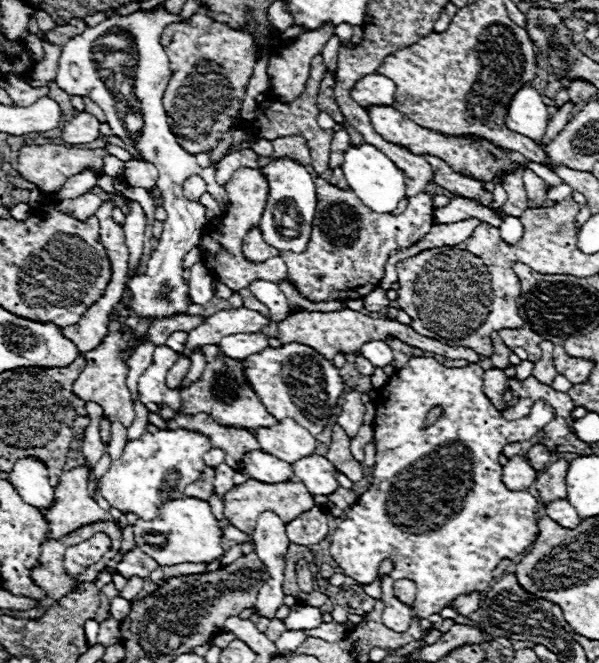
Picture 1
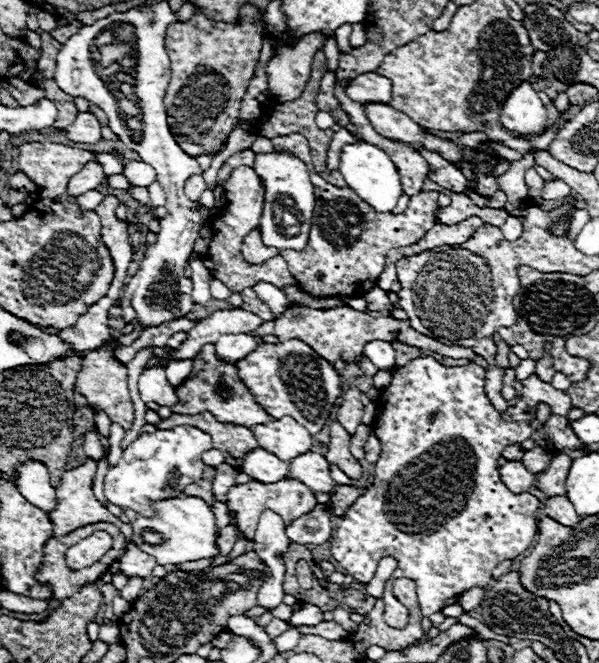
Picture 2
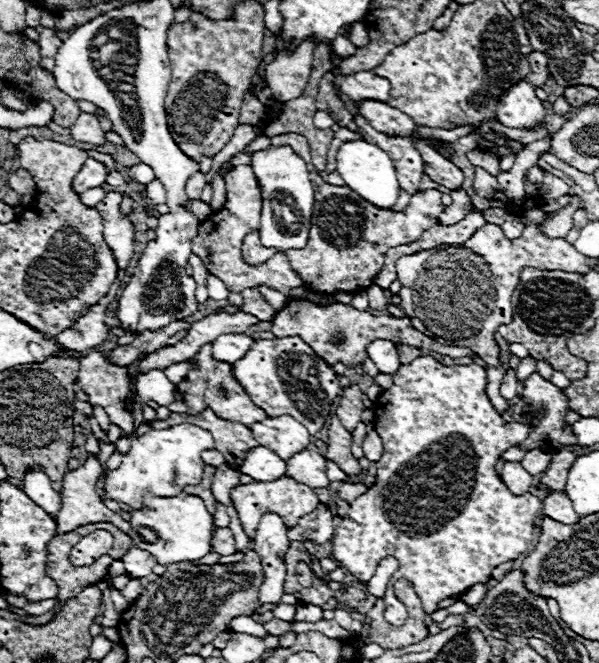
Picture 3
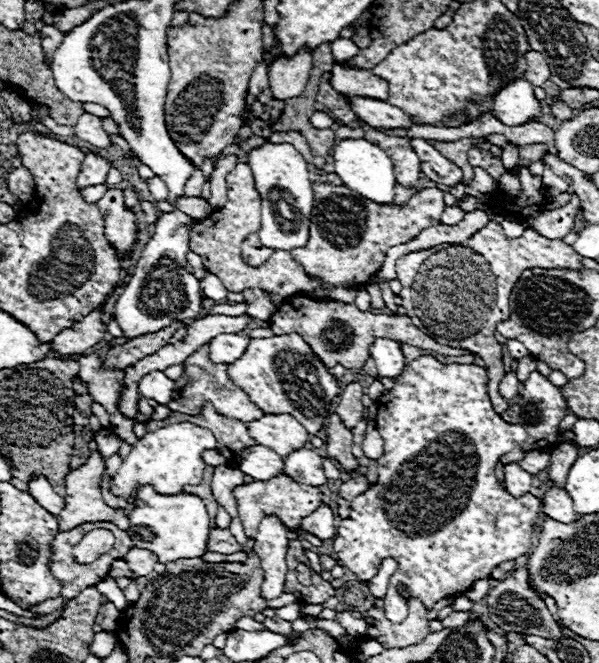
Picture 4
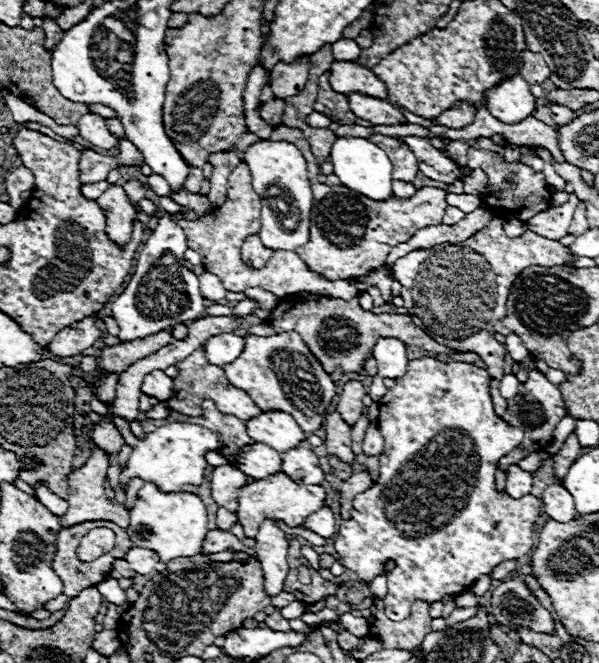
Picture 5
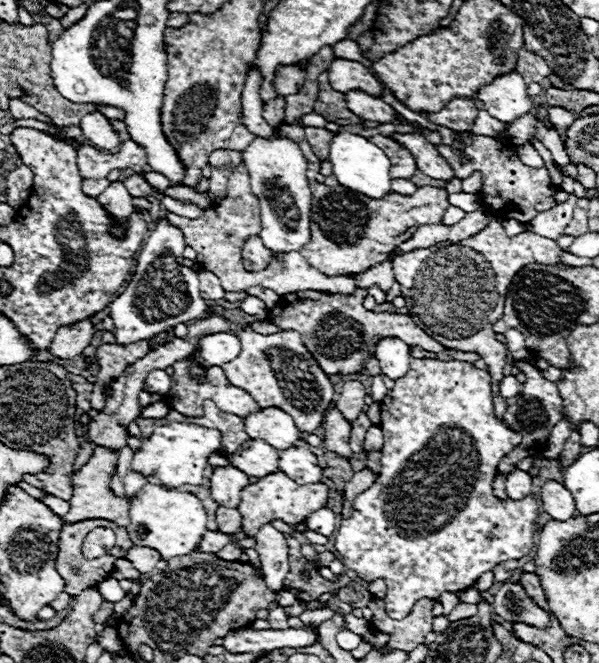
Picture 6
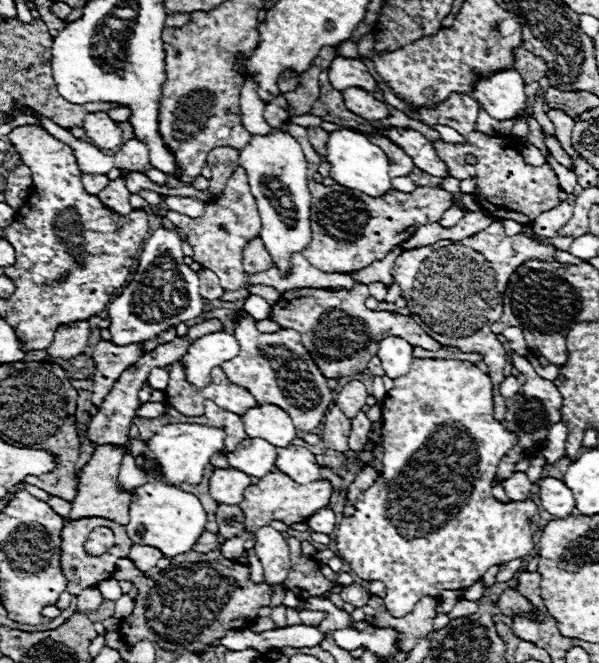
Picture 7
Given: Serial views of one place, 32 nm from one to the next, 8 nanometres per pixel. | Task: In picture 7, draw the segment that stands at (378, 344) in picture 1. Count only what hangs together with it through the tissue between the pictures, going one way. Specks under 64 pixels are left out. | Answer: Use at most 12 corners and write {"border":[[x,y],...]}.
{"border":[[400,336],[380,342],[378,356],[386,376],[406,374],[414,346]]}

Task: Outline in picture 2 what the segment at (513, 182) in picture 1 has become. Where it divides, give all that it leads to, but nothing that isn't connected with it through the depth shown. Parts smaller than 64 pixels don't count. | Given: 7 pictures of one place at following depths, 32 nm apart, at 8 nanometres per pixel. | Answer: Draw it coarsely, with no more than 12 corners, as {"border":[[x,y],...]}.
{"border":[[524,154],[498,176],[500,190],[508,196],[506,210],[522,216],[526,202],[524,174],[534,156]]}

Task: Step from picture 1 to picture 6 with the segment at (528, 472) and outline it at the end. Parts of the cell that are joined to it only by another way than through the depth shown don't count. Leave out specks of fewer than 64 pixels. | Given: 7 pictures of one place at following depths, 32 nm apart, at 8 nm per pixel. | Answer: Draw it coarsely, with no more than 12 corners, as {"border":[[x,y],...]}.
{"border":[[522,470],[506,478],[506,494],[512,500],[532,494],[532,478]]}

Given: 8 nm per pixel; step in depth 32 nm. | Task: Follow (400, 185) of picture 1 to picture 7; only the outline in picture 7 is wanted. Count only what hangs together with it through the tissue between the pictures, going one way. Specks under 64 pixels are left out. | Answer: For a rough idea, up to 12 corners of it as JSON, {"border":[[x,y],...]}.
{"border":[[348,128],[328,132],[330,178],[382,196],[392,186],[378,146]]}

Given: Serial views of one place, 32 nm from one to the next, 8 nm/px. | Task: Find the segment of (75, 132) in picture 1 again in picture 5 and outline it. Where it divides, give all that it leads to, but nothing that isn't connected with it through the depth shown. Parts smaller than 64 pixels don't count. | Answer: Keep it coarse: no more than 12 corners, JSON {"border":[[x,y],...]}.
{"border":[[84,114],[76,126],[80,136],[96,148],[110,150],[118,138],[106,118]]}

